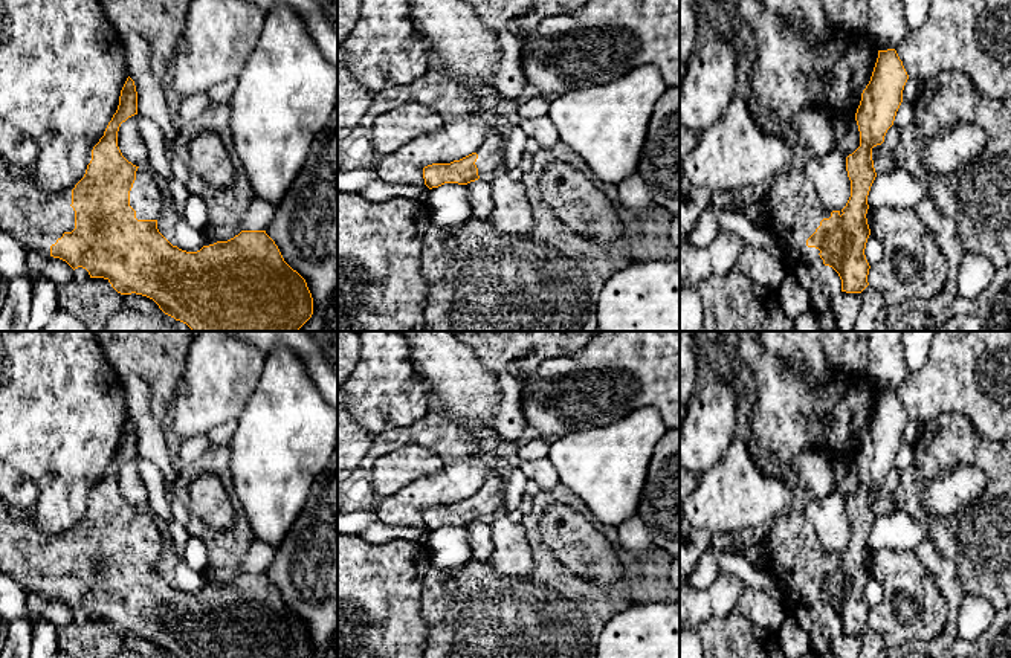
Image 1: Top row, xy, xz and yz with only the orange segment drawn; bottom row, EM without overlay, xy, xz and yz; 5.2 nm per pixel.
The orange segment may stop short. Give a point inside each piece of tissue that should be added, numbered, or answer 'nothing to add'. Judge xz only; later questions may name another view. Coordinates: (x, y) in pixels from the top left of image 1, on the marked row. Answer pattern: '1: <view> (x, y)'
1: xz (490, 153)

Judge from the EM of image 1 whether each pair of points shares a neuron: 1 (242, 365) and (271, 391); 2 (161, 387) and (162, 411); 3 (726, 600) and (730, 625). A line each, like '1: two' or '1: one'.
1: two
2: one
3: two

